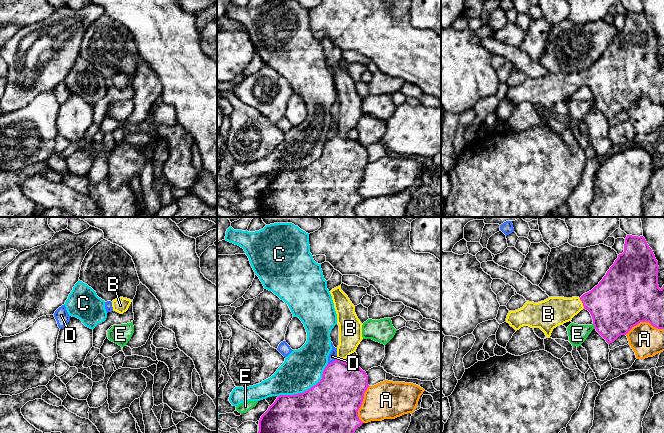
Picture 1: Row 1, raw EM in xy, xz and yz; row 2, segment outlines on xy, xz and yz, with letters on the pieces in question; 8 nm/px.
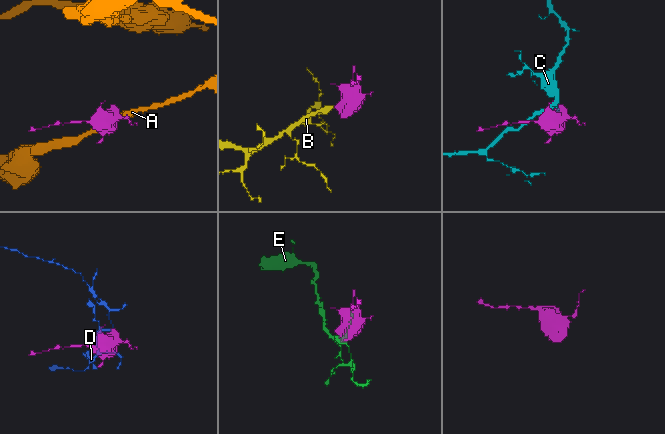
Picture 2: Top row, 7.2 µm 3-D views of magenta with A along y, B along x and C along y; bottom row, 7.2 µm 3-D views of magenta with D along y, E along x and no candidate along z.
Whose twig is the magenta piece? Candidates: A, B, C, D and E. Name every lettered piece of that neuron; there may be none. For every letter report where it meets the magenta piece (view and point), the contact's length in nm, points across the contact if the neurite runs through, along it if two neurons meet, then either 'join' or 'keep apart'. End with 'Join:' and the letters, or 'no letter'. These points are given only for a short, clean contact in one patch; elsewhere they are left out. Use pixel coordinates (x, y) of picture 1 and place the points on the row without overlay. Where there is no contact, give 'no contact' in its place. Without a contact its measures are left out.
A: yz (644, 97) | 320 nm | keep apart
B: yz (582, 78) | 100 nm | across yz (613, 80), (582, 78), (554, 87) | join
C: xz (308, 165) | 480 nm | keep apart
D: xz (333, 137) | 90 nm | along xz (336, 134), (328, 140) | keep apart
E: yz (594, 102) | 50 nm | keep apart
Join: B

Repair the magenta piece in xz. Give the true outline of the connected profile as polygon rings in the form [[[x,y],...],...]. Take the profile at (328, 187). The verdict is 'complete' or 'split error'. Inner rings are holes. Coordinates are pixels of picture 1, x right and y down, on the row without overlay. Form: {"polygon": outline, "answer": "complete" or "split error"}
{"polygon": [[[336,135],[325,143],[322,155],[303,169],[280,171],[259,196],[258,210],[265,217],[357,217],[355,206],[363,198],[358,193],[364,169],[369,163],[368,152],[357,140]]], "answer": "complete"}

